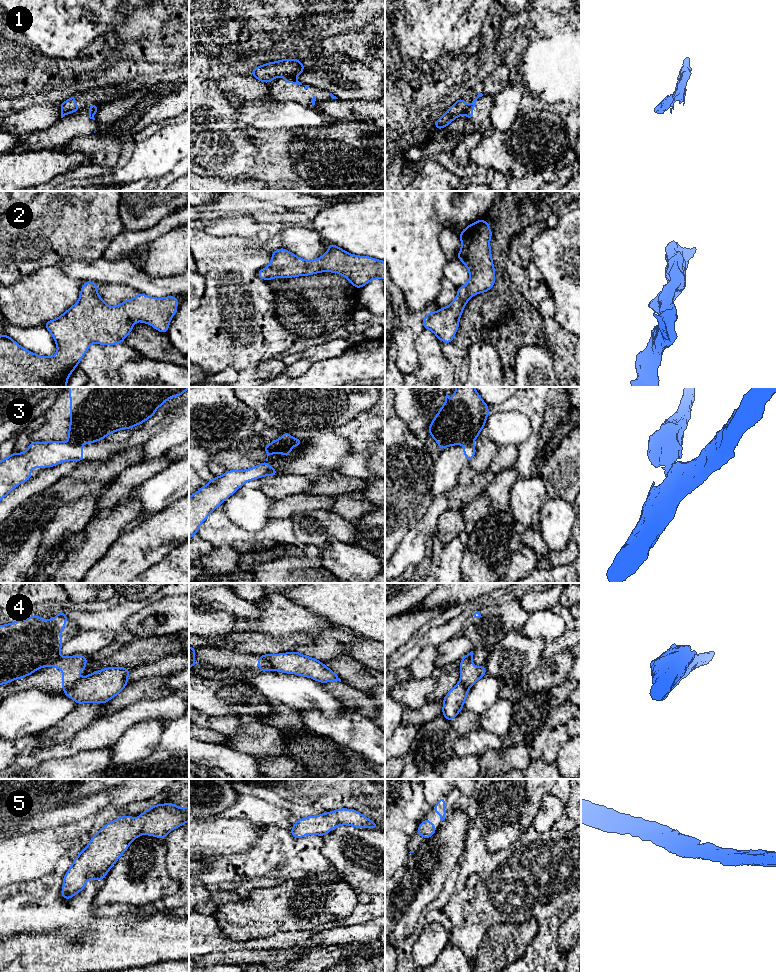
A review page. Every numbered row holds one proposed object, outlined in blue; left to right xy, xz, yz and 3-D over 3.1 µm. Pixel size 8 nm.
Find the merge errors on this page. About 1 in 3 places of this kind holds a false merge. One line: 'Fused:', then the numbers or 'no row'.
Fused: 1, 3, 4

